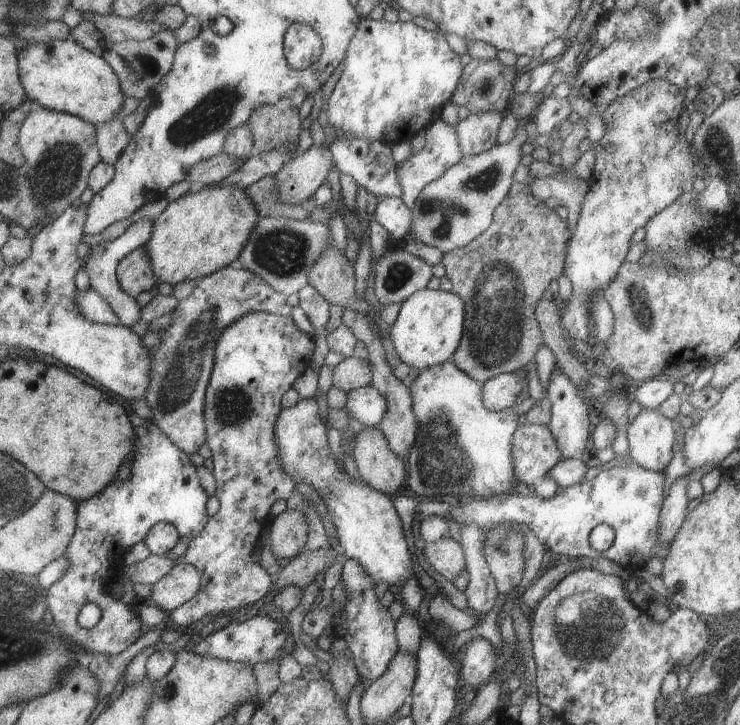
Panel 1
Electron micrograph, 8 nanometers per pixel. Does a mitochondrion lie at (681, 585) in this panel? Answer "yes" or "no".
yes

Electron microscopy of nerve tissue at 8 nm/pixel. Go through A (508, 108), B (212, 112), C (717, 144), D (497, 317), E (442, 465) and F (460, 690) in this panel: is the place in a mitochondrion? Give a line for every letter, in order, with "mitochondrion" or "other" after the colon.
A: other
B: mitochondrion
C: mitochondrion
D: mitochondrion
E: mitochondrion
F: other

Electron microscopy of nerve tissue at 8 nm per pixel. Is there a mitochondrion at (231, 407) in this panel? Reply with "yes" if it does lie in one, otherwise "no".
yes

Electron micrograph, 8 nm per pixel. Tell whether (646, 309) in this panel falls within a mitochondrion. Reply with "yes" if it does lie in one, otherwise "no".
yes

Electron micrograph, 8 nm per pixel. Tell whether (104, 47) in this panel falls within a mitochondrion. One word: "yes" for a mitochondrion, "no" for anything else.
no

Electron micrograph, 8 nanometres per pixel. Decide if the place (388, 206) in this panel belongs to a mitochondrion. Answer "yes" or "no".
no

